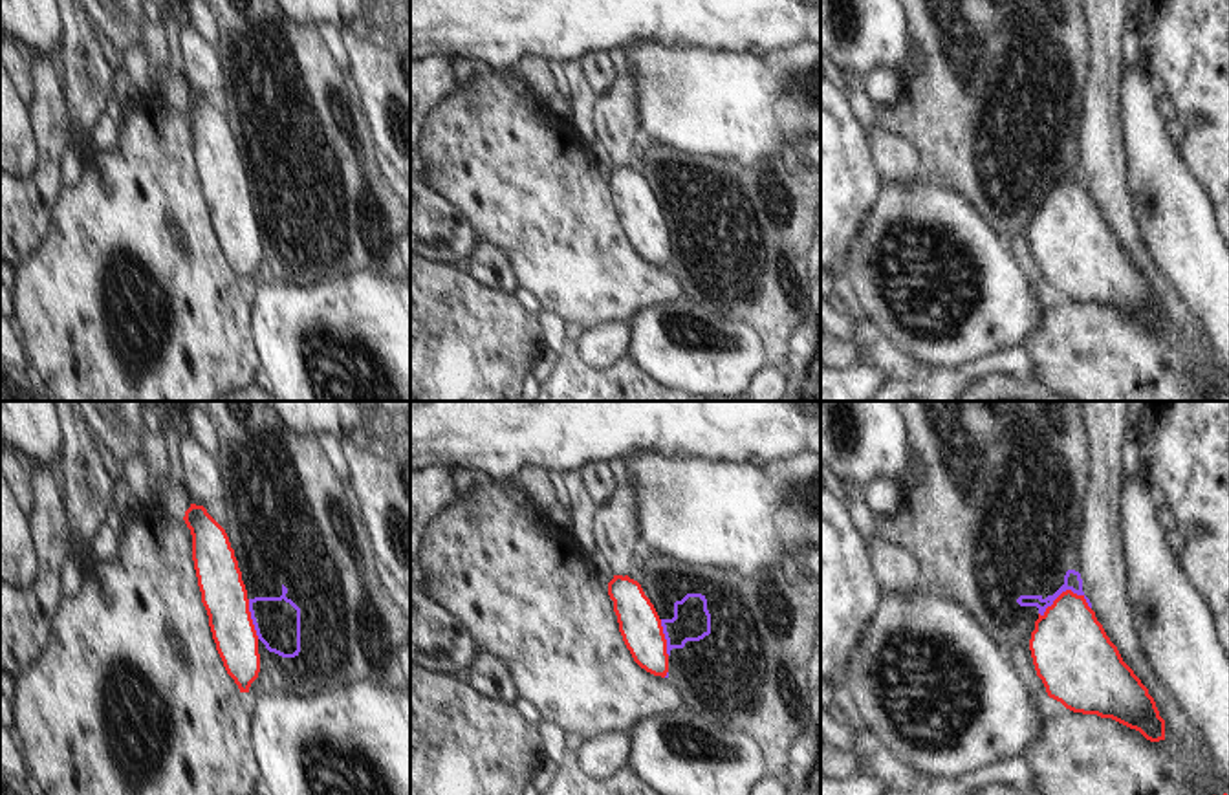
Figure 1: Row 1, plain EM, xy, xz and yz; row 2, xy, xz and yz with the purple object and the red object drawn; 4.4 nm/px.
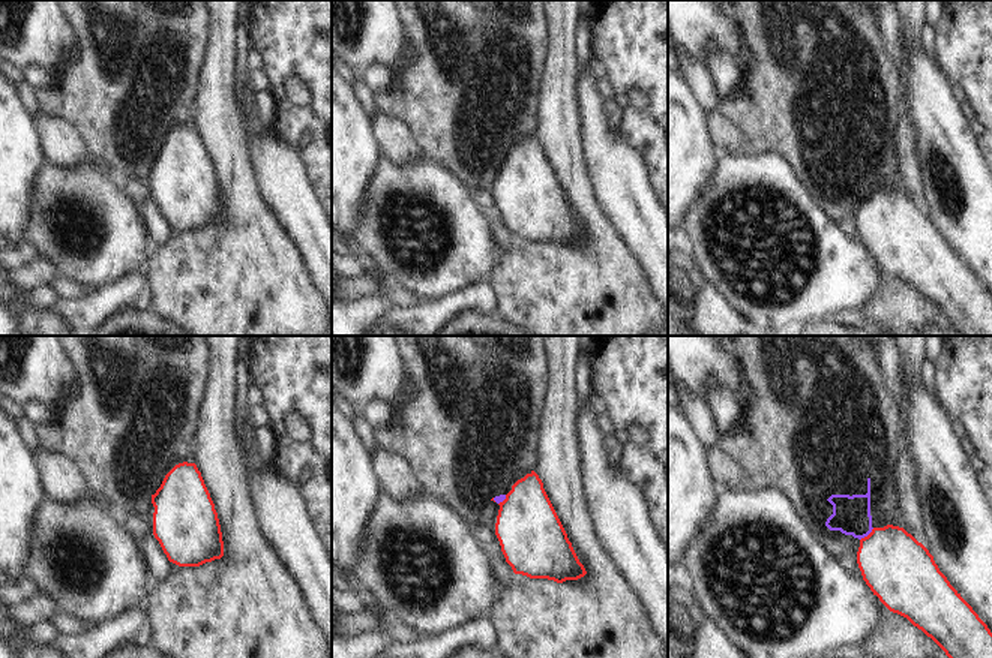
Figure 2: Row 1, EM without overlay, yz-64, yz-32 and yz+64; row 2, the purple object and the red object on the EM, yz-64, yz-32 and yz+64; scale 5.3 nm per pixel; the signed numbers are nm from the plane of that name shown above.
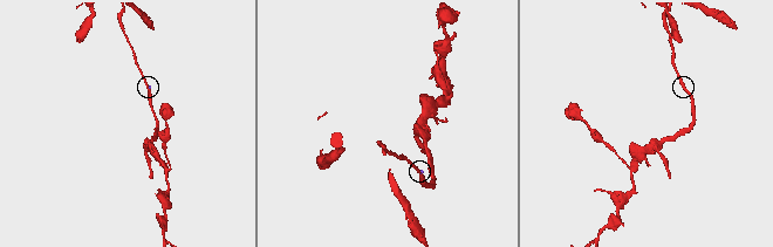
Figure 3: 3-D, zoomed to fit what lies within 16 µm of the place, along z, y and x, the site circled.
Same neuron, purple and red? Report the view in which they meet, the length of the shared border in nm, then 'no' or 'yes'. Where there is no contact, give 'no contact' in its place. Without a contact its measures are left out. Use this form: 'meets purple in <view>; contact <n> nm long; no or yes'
meets purple in yz; contact 240 nm long; yes

